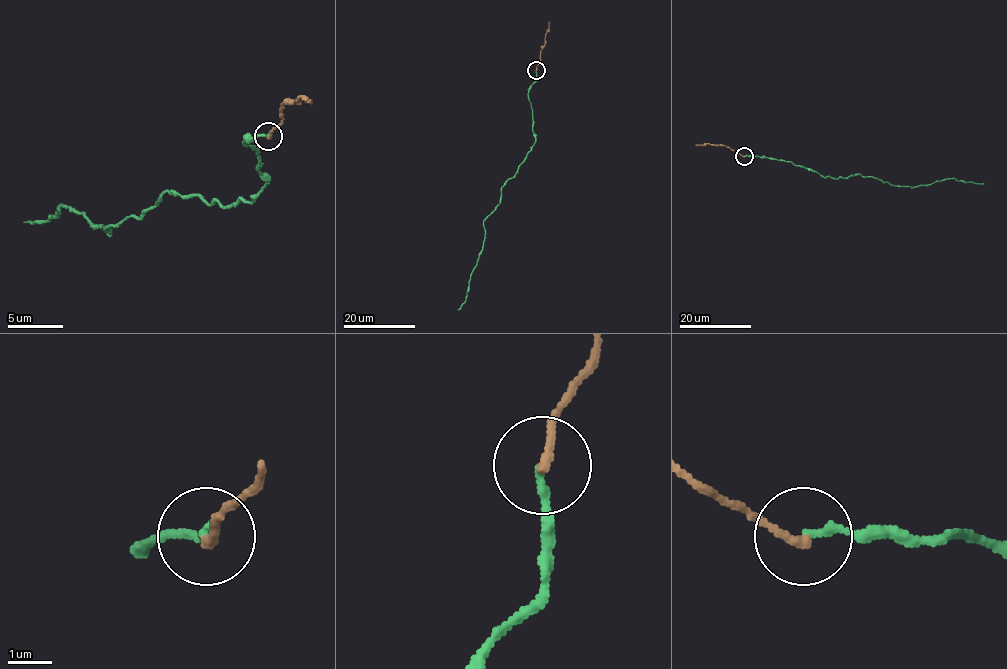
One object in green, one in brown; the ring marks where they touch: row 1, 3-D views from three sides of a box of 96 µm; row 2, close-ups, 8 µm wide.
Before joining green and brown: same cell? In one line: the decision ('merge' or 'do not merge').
merge

